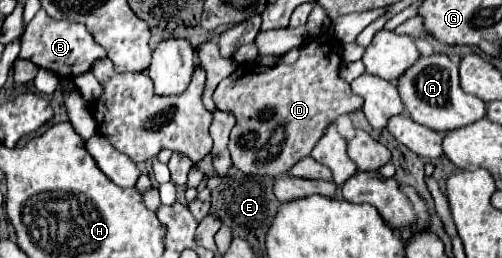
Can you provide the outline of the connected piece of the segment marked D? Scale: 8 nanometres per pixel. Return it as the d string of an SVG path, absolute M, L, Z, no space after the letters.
M322 33L304 43L294 65L238 65L236 71L216 87L216 107L236 115L228 149L240 171L270 177L288 173L296 161L312 153L312 147L330 121L362 107L364 99L354 95L350 85L340 79L340 63L340 43L330 33Z

